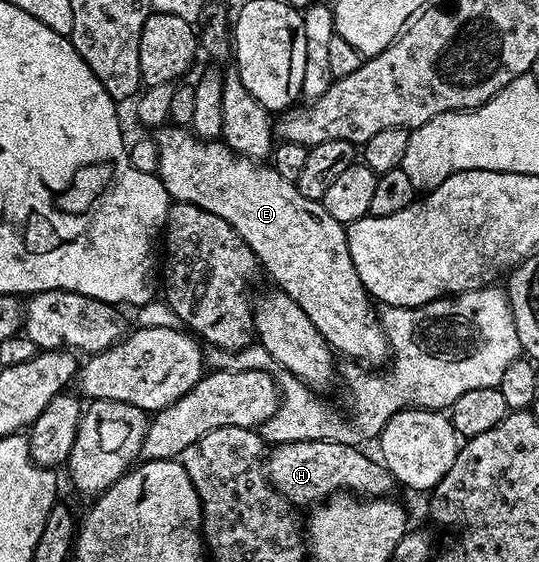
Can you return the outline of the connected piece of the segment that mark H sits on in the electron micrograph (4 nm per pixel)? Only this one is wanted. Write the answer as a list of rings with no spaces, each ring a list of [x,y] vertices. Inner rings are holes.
[[[291,441],[275,446],[266,457],[266,476],[272,485],[285,499],[292,502],[293,506],[315,506],[323,503],[329,497],[343,491],[348,495],[355,495],[361,499],[384,499],[394,488],[392,472],[386,468],[375,456],[367,457],[363,448],[338,443],[337,441]]]

